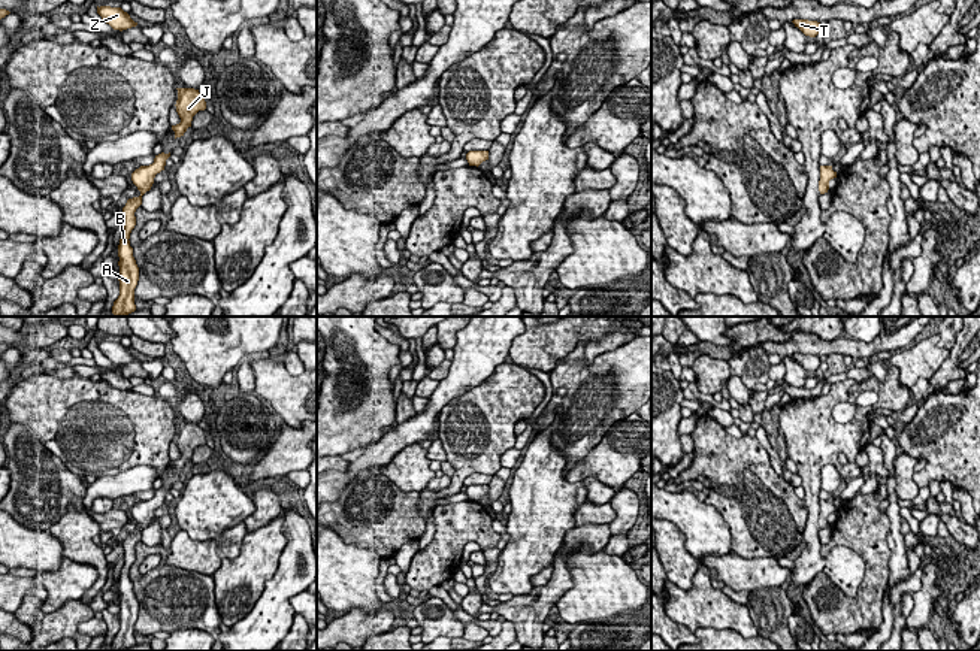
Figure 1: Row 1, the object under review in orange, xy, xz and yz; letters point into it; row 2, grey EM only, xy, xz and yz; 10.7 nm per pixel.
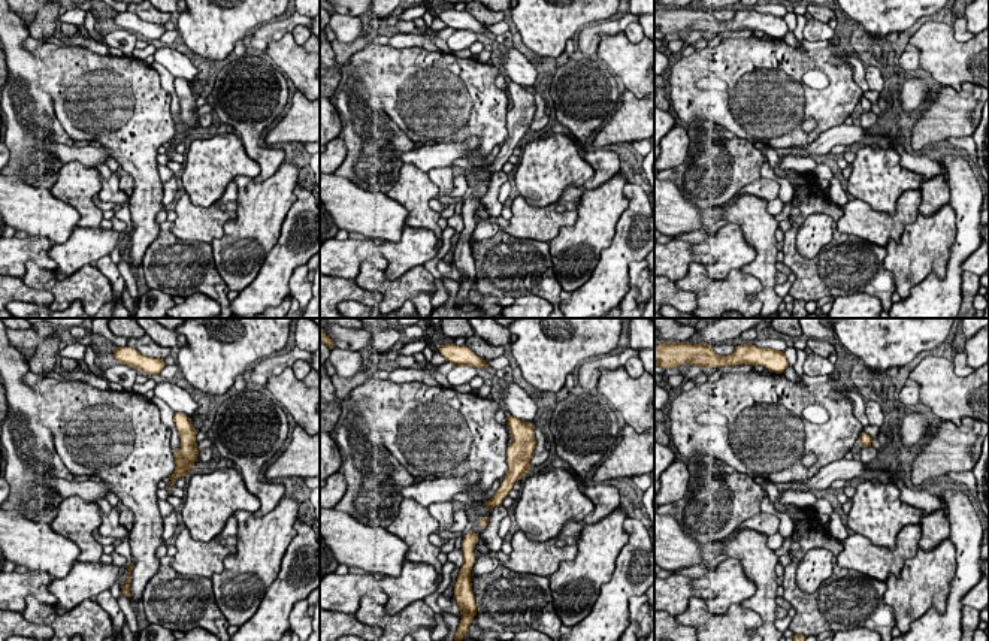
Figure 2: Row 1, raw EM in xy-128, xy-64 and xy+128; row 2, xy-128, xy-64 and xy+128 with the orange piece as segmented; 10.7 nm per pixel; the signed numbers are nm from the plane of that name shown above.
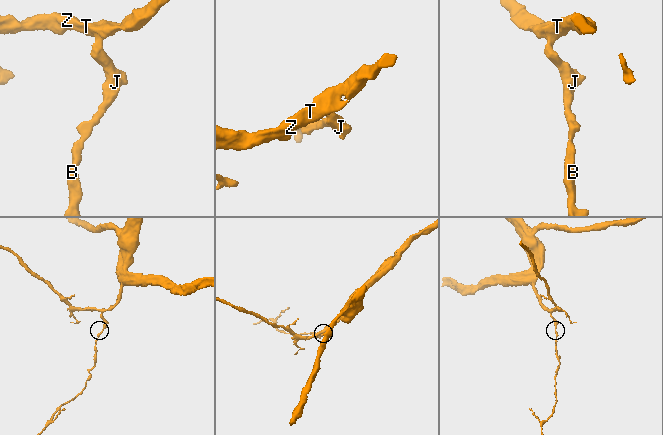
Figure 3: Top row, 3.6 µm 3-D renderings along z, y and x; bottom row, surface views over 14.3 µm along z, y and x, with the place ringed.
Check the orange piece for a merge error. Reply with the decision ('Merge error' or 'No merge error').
Merge error

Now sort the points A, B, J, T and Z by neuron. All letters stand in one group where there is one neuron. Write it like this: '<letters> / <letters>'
A B / J T Z

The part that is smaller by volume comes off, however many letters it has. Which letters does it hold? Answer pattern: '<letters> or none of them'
A, B

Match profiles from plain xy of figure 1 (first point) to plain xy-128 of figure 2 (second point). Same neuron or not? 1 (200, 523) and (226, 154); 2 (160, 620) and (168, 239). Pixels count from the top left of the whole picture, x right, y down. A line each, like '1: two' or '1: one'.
1: one
2: one

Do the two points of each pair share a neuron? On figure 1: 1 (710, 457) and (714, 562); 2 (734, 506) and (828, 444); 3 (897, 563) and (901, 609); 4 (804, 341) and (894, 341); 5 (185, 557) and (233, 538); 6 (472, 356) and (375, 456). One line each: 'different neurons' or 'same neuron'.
1: different neurons
2: different neurons
3: different neurons
4: same neuron
5: same neuron
6: same neuron

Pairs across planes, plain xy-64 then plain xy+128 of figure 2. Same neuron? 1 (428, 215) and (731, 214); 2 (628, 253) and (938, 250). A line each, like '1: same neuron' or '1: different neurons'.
1: same neuron
2: different neurons

